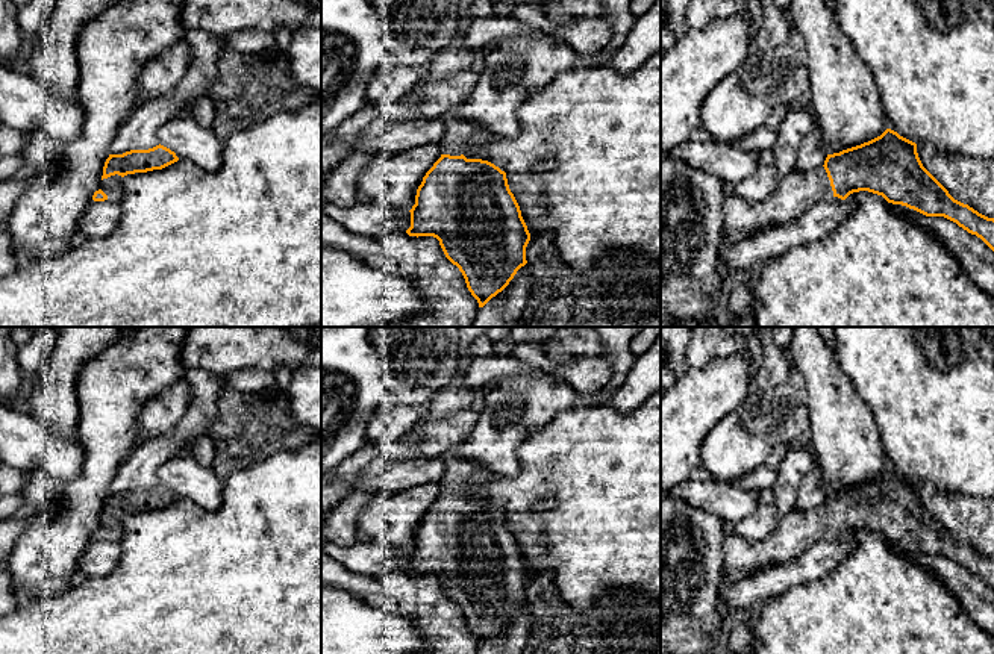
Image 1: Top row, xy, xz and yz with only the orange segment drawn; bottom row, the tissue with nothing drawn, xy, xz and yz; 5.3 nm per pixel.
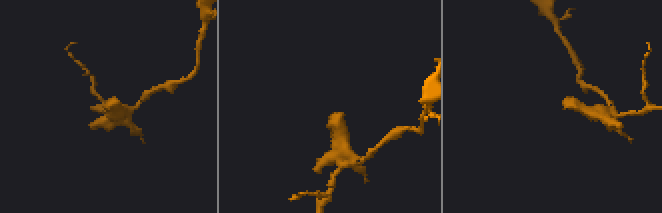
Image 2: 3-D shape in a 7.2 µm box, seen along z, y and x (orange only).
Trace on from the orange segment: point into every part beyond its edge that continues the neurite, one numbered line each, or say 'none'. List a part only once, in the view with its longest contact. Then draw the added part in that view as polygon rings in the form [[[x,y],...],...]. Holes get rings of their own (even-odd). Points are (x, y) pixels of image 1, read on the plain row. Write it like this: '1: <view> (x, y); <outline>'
1: yz (797, 530); [[[824,506],[808,512],[789,512],[764,540],[747,540],[735,533],[726,536],[723,586],[727,587],[765,566],[797,559],[814,543],[832,536]]]

